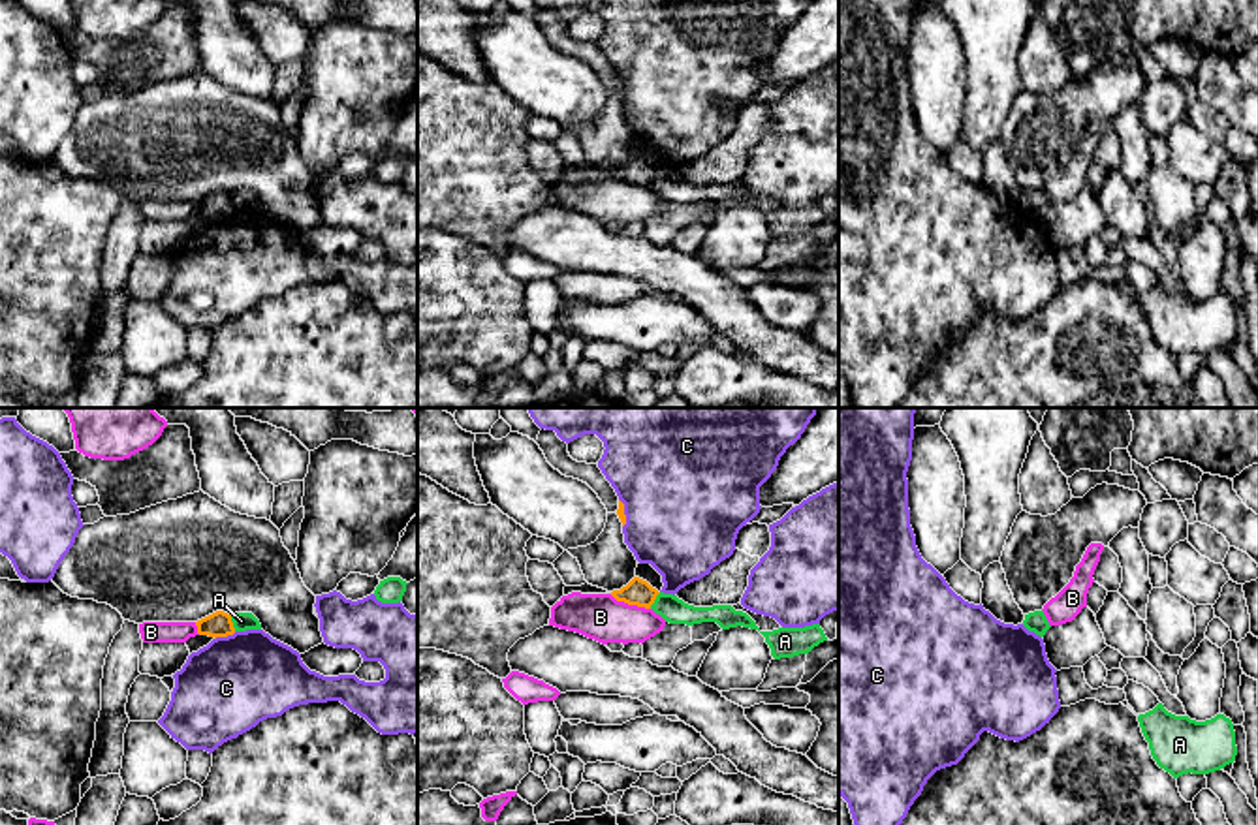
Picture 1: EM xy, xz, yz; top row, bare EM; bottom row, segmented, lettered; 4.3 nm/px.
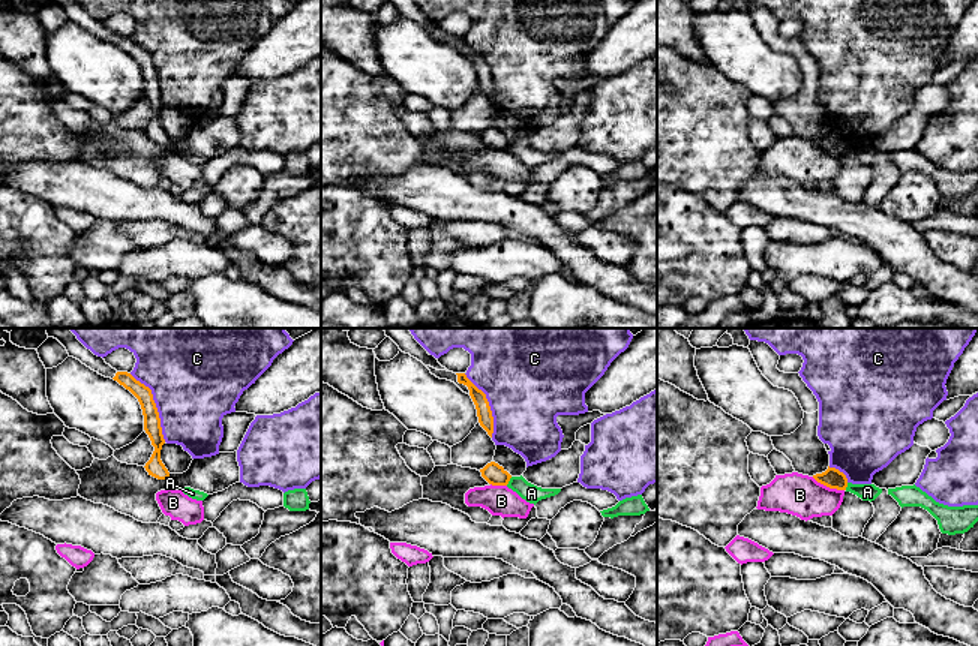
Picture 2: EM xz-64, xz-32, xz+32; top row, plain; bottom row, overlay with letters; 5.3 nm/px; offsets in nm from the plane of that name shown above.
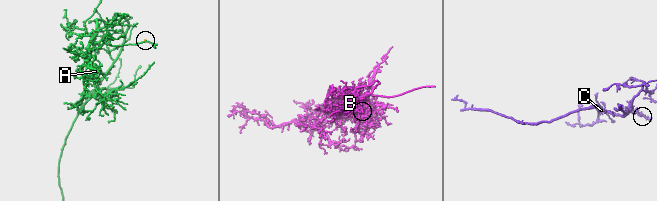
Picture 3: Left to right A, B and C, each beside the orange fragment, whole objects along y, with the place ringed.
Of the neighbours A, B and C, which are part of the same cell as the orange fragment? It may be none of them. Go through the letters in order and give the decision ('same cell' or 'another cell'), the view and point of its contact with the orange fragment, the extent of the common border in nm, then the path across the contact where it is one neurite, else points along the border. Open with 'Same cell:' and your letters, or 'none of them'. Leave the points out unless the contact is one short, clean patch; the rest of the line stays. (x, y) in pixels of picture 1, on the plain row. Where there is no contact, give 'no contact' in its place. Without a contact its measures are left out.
Same cell: none of them
A: another cell; meets orange in xy at (232, 202); contact 80 nm long; border along xy (230, 194), (235, 209)
B: another cell; meets orange in xz at (630, 183); contact 190 nm long; border along xz (610, 173), (649, 188)
C: another cell; meets orange in xy at (224, 215); contact 100 nm long

